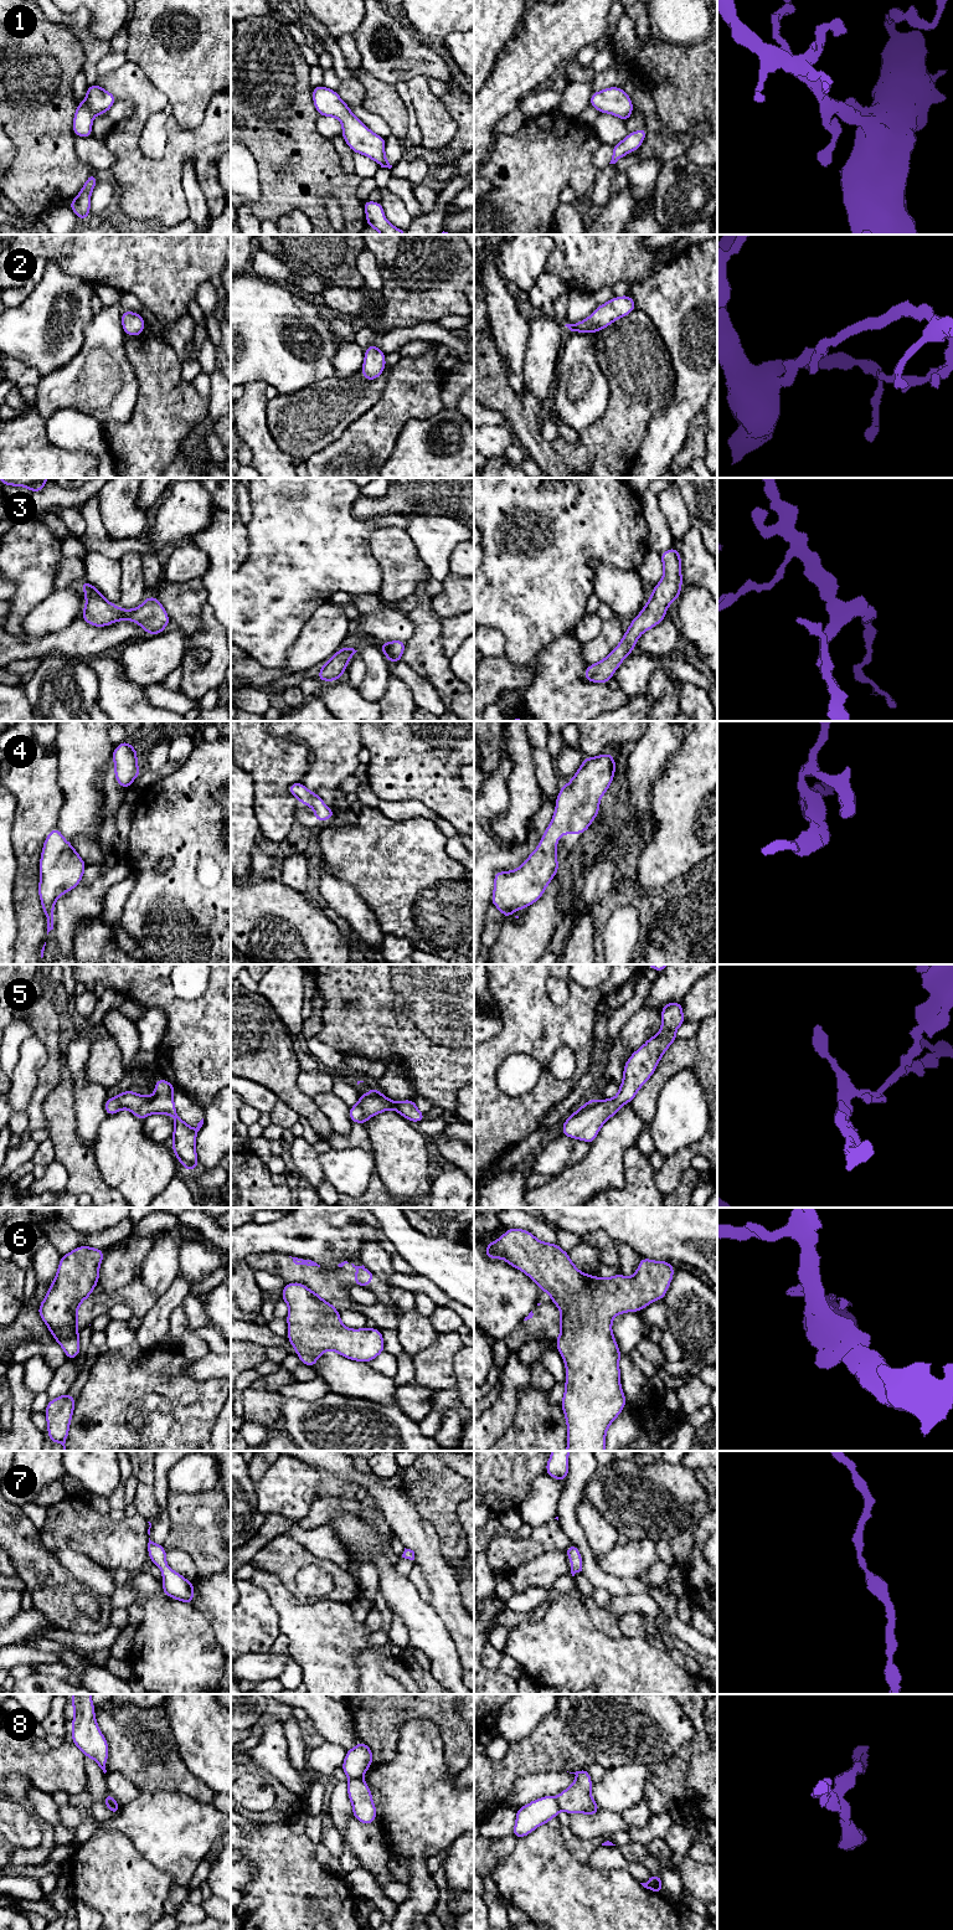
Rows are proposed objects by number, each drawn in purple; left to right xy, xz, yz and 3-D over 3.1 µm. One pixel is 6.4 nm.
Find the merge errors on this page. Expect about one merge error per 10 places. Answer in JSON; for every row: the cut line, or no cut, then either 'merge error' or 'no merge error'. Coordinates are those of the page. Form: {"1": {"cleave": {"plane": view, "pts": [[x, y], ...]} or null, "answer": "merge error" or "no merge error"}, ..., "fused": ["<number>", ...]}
{"1": {"cleave": null, "answer": "no merge error"}, "2": {"cleave": null, "answer": "no merge error"}, "3": {"cleave": null, "answer": "no merge error"}, "4": {"cleave": null, "answer": "no merge error"}, "5": {"cleave": null, "answer": "no merge error"}, "6": {"cleave": {"plane": "xy", "pts": [[77, 1306], [75, 1311], [77, 1328]]}, "answer": "merge error"}, "7": {"cleave": null, "answer": "no merge error"}, "8": {"cleave": {"plane": "xz", "pts": [[350, 1777], [361, 1779]]}, "answer": "merge error"}, "fused": ["6", "8"]}

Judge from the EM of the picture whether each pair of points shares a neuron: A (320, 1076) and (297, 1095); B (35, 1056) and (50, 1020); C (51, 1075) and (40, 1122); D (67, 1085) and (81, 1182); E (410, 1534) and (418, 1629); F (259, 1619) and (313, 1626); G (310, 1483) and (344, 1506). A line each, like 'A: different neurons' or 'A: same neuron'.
A: different neurons
B: different neurons
C: same neuron
D: same neuron
E: different neurons
F: different neurons
G: different neurons

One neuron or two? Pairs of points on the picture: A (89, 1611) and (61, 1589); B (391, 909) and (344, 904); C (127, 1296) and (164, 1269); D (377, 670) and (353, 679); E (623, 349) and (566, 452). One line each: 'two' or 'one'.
A: two
B: two
C: two
D: two
E: one

